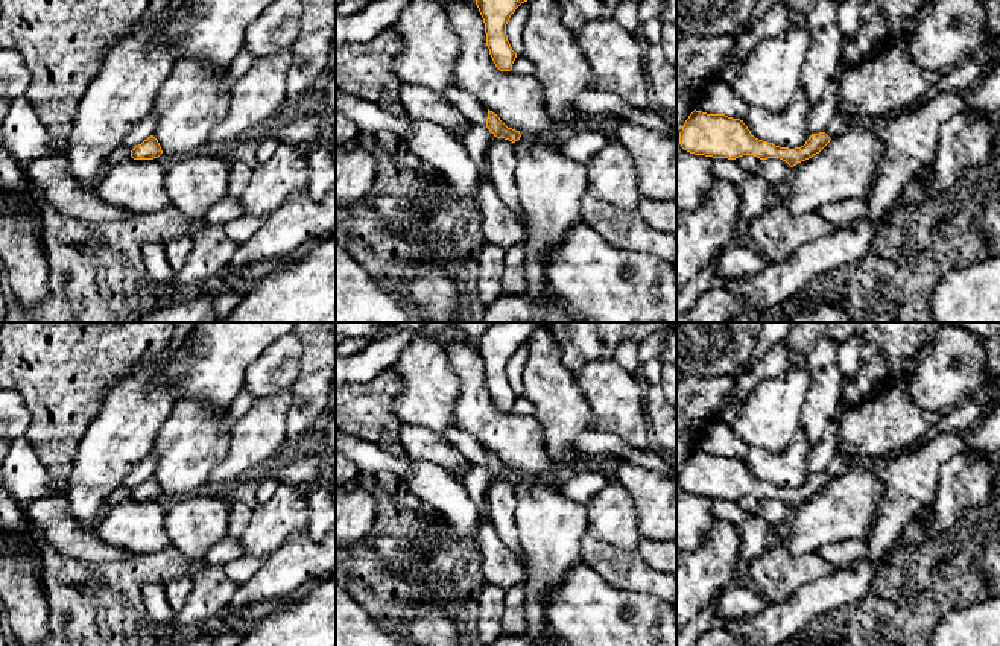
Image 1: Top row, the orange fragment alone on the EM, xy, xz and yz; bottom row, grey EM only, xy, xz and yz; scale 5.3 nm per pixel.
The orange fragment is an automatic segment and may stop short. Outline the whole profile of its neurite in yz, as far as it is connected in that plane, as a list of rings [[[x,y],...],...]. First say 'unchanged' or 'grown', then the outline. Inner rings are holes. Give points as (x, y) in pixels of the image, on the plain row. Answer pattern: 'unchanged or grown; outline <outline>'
grown; outline [[[985,397],[967,401],[953,409],[910,445],[889,451],[880,458],[856,458],[840,451],[833,458],[824,473],[812,474],[804,486],[789,489],[755,479],[740,459],[725,454],[707,454],[693,451],[679,473],[679,485],[695,496],[736,500],[754,496],[760,500],[780,499],[790,508],[819,494],[833,479],[848,473],[853,467],[871,467],[880,470],[884,464],[916,450],[936,436],[954,430],[964,430],[979,418],[988,418],[1000,403],[988,403]]]

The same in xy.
unchanged; outline [[[150,476],[147,480],[131,491],[131,497],[134,500],[153,500],[158,499],[161,494],[161,486],[153,476]]]

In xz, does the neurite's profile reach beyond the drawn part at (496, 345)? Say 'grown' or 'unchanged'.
unchanged

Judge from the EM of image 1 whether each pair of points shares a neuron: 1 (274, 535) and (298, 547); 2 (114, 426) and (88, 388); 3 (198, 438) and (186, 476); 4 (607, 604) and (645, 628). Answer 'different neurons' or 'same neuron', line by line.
1: different neurons
2: different neurons
3: same neuron
4: same neuron

